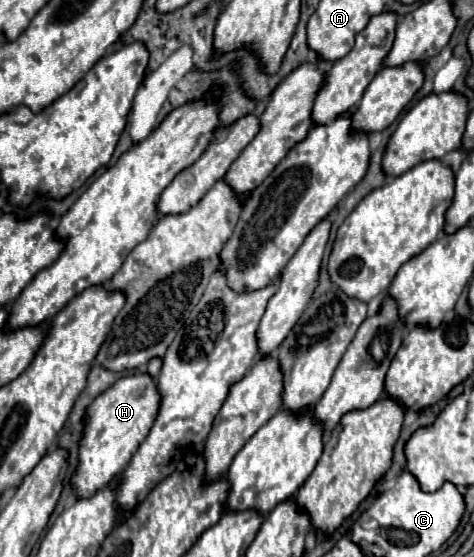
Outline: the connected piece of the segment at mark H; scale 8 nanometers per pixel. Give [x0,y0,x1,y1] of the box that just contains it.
[72,374,162,496]

